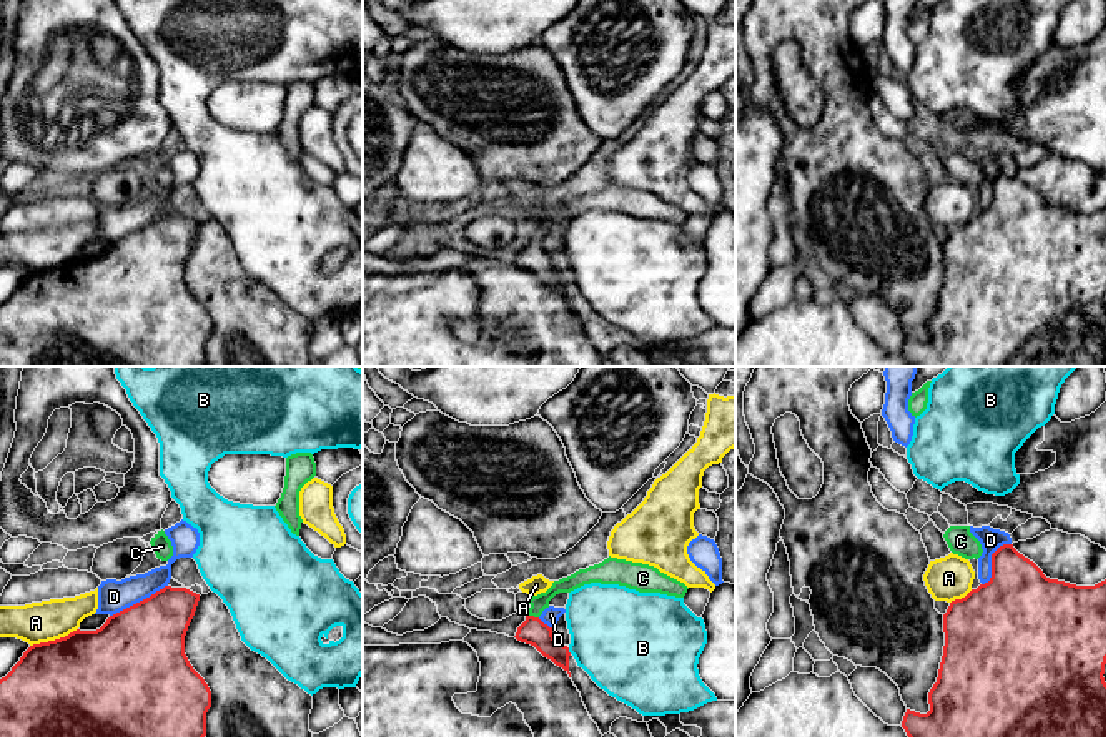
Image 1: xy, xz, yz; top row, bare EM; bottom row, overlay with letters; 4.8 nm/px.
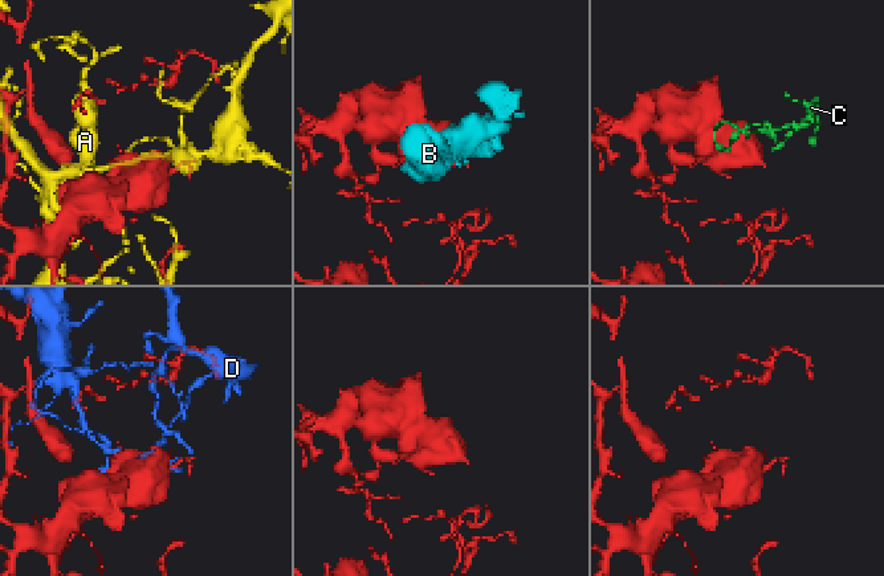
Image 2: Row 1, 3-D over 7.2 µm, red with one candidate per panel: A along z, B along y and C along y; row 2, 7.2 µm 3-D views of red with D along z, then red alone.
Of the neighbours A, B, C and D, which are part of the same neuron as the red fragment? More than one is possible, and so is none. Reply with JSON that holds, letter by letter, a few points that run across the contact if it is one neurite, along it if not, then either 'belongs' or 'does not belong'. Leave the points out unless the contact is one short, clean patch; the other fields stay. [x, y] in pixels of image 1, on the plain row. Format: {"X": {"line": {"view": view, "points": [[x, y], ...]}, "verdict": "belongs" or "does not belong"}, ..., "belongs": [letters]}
{"A": {"verdict": "does not belong"}, "B": {"verdict": "does not belong"}, "C": {"line": {"view": "xz", "points": [[533, 258], [533, 243], [538, 230]]}, "verdict": "belongs"}, "D": {"verdict": "does not belong"}, "belongs": ["C"]}

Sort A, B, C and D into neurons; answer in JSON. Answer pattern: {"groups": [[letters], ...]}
{"groups": [["A"], ["B"], ["C"], ["D"]]}

